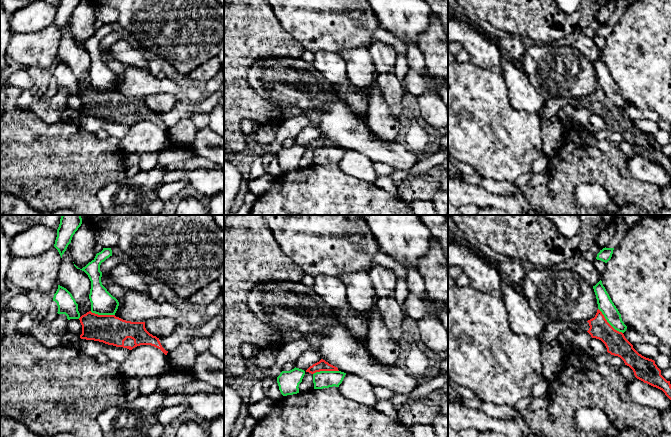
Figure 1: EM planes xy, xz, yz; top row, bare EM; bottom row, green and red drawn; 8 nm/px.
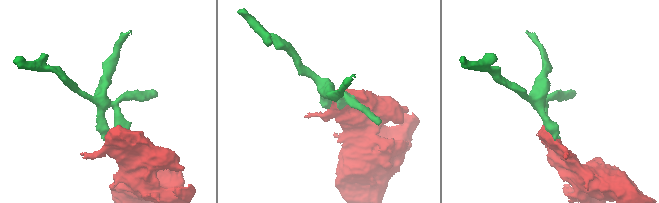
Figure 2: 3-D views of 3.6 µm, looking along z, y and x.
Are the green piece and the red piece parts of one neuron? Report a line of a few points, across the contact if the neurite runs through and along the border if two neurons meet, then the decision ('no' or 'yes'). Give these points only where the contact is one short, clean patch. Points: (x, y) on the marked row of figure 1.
no

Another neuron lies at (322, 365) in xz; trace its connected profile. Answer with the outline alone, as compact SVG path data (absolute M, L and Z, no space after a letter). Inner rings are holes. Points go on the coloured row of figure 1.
M321 359L319 362L315 363L315 364L313 364L306 370L306 372L309 372L311 374L314 374L314 373L320 372L320 371L339 371L339 370L337 367L329 364L328 362L326 362L323 359Z

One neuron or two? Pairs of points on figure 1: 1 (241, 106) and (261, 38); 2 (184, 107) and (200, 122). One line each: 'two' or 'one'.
1: one
2: two

